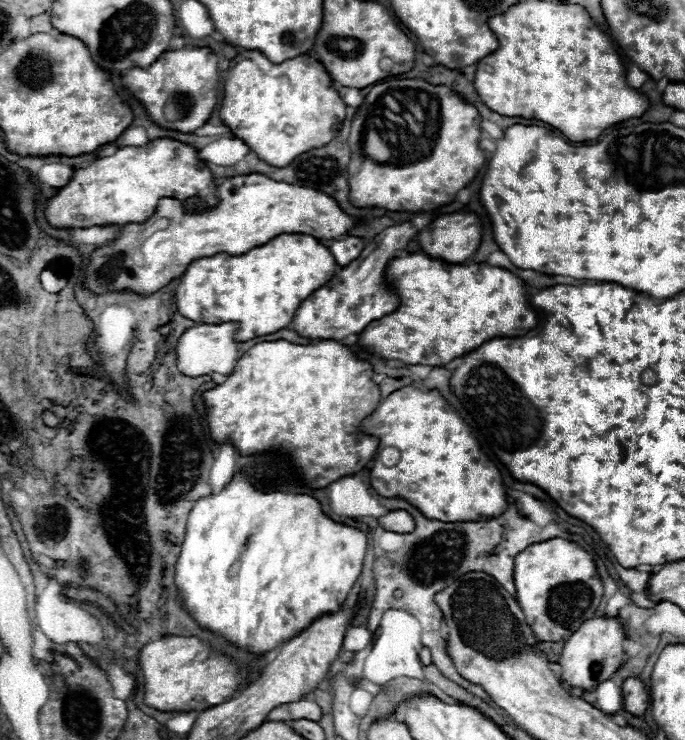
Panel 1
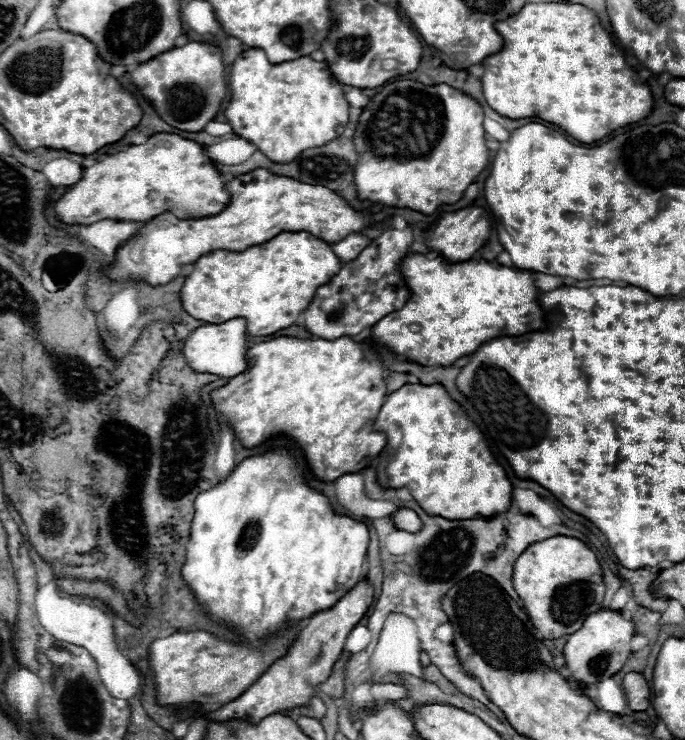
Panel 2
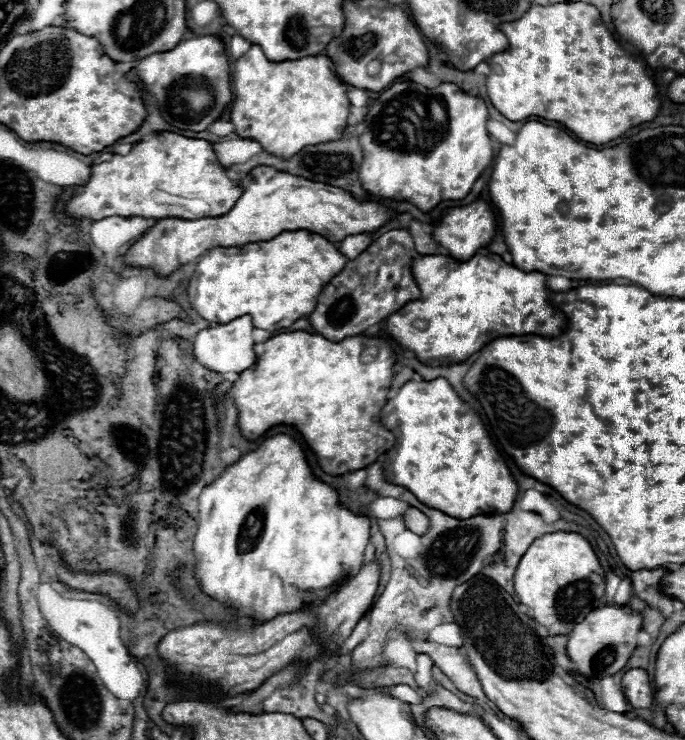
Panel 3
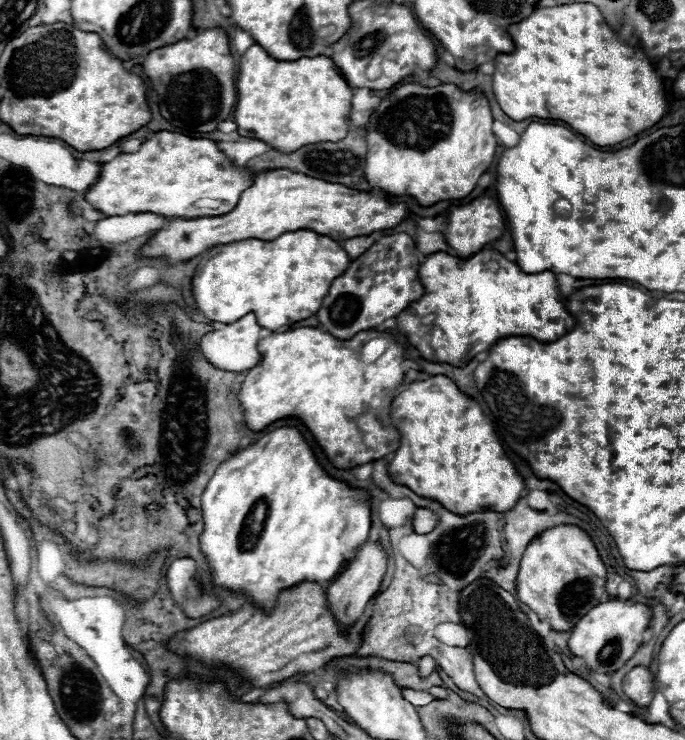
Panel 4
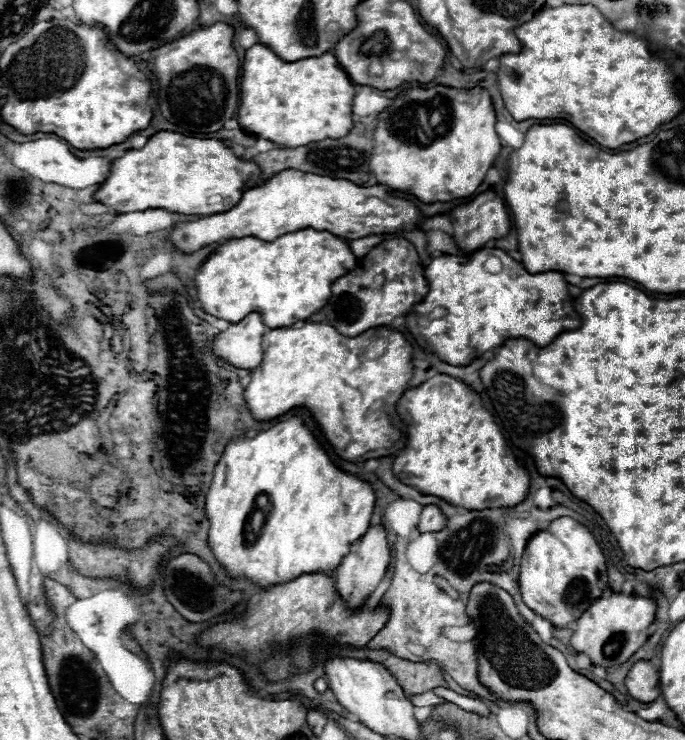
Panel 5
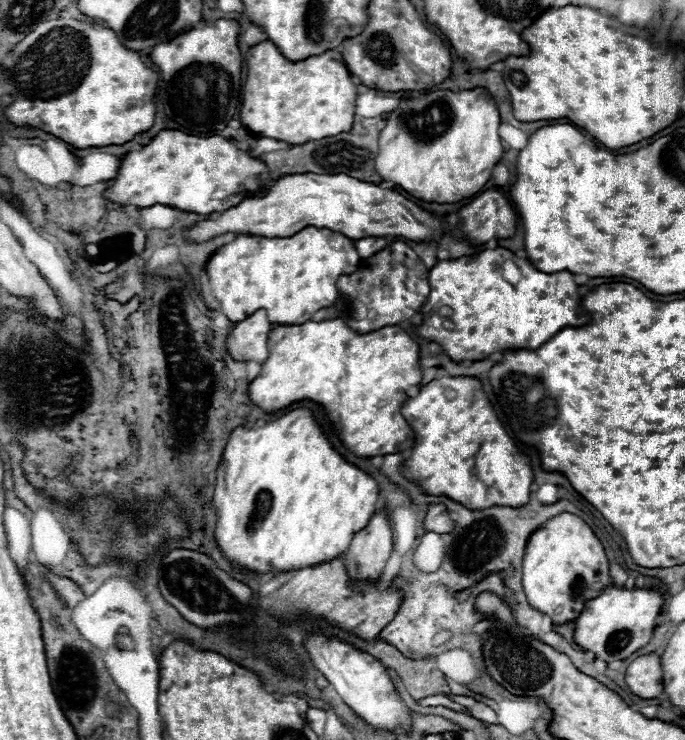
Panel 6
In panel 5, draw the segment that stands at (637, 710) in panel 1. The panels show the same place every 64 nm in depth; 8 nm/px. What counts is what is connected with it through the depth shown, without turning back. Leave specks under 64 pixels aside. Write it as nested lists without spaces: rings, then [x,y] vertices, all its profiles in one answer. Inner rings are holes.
[[[640,660],[636,662],[626,680],[626,690],[632,698],[636,698],[638,702],[652,702],[660,696],[660,688],[658,688],[658,670],[654,668],[652,662]]]

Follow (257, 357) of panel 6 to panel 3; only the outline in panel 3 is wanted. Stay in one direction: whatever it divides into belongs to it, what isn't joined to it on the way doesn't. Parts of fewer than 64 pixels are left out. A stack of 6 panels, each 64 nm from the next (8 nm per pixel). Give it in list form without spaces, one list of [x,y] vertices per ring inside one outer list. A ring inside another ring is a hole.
[[[240,316],[228,324],[220,324],[216,328],[204,328],[196,334],[192,342],[192,354],[198,364],[204,368],[218,372],[218,374],[240,374],[246,368],[250,368],[256,360],[254,356],[254,340],[252,340],[252,318],[250,316]]]

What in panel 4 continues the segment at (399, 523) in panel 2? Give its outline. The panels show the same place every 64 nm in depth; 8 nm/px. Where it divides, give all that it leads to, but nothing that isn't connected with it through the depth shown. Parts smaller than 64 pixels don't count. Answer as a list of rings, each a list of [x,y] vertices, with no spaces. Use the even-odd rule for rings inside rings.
[[[418,508],[418,510],[414,512],[414,518],[412,518],[412,528],[414,528],[416,534],[428,534],[428,532],[432,532],[432,528],[436,526],[436,520],[438,520],[438,518],[436,518],[430,510]]]

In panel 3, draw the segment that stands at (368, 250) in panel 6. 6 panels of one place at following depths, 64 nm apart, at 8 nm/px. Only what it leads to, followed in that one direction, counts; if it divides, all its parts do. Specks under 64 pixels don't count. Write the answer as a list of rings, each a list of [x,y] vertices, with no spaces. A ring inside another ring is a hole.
[[[354,234],[354,236],[346,236],[342,242],[338,242],[338,250],[346,256],[346,260],[354,260],[370,244],[372,244],[372,238],[368,234]]]

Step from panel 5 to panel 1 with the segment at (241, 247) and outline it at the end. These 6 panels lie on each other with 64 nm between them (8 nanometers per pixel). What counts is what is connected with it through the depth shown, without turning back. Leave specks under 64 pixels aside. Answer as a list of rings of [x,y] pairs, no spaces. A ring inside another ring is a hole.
[[[280,234],[242,256],[220,252],[190,262],[174,294],[176,310],[196,324],[238,322],[236,342],[246,342],[286,328],[296,308],[316,288],[322,288],[334,276],[336,268],[334,256],[316,238],[306,234]]]

